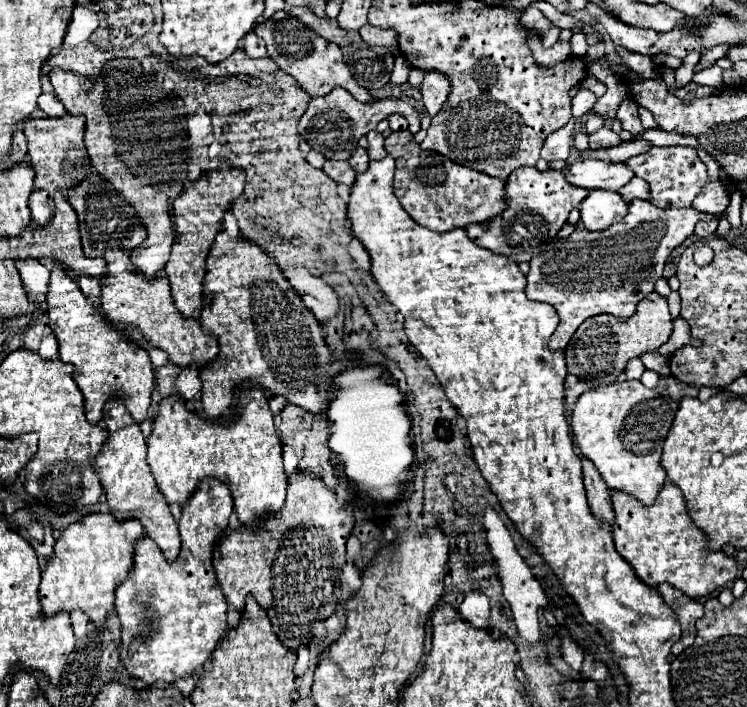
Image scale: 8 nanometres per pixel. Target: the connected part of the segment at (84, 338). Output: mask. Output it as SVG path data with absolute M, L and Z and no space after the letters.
M54 264L52 268L46 302L48 302L50 328L58 338L60 360L72 362L76 366L74 382L84 394L86 418L92 424L98 424L102 418L102 404L110 396L114 396L102 390L118 390L116 396L122 396L132 418L136 422L142 422L148 414L150 394L154 388L154 368L148 352L138 344L126 340L122 332L112 322L108 322L98 308L90 304L90 300L80 292L78 284L58 264Z

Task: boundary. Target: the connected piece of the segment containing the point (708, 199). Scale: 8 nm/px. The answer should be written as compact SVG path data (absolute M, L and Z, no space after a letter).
M716 180L710 182L702 188L702 192L696 196L696 200L692 202L692 206L700 212L708 212L708 214L722 214L726 212L730 204L730 194L724 182Z

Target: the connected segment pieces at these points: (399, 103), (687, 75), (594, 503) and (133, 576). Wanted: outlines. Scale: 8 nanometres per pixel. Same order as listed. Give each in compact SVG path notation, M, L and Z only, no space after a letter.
M334 88L328 96L322 98L312 98L304 116L298 122L298 132L300 136L312 146L312 150L324 154L324 158L332 160L348 160L352 152L358 146L358 140L366 136L370 130L378 126L380 120L386 120L390 114L400 114L408 120L410 132L416 134L420 130L420 114L416 108L412 108L404 100L388 98L388 100L376 100L372 104L362 104L350 96L350 92L344 92L342 88Z
M691 52L684 58L682 64L675 70L676 88L682 88L692 81L693 67L697 65L700 58L701 54L698 52Z
M580 454L580 460L582 460L582 478L584 478L588 504L590 504L596 518L600 518L606 524L612 524L614 522L614 510L612 510L610 490L604 484L600 472L596 472L596 466L582 454Z
M204 478L198 484L196 494L192 494L188 502L182 506L182 516L178 522L182 550L178 554L178 560L168 562L160 552L160 548L148 536L136 542L134 566L128 578L116 588L116 612L122 626L118 652L122 666L130 676L140 678L146 684L156 684L156 682L172 684L178 678L184 678L188 674L196 676L204 670L204 664L210 660L218 640L228 630L228 622L226 622L228 604L224 594L220 592L220 584L212 568L212 552L220 532L224 532L228 526L228 518L232 510L234 510L234 502L228 486L216 478Z

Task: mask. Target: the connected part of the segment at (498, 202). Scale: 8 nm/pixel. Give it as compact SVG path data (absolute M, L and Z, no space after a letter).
M396 134L386 138L386 152L396 160L394 194L402 208L420 224L436 232L466 228L474 222L484 222L498 216L506 208L506 180L492 178L468 166L460 166L442 154L426 152L416 142L396 144Z

